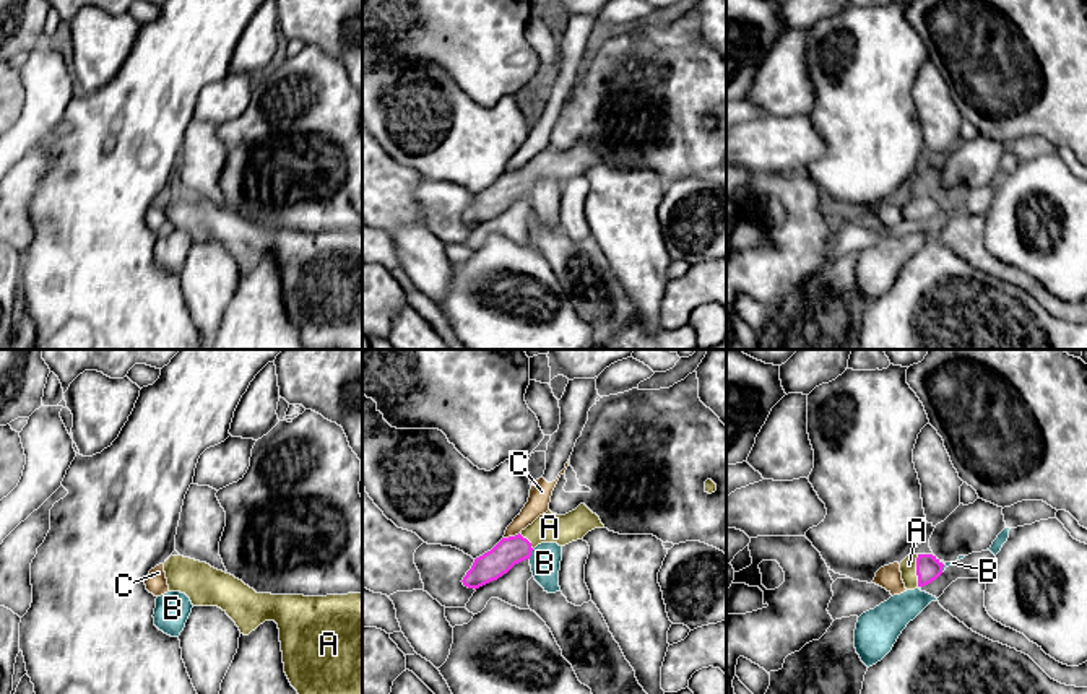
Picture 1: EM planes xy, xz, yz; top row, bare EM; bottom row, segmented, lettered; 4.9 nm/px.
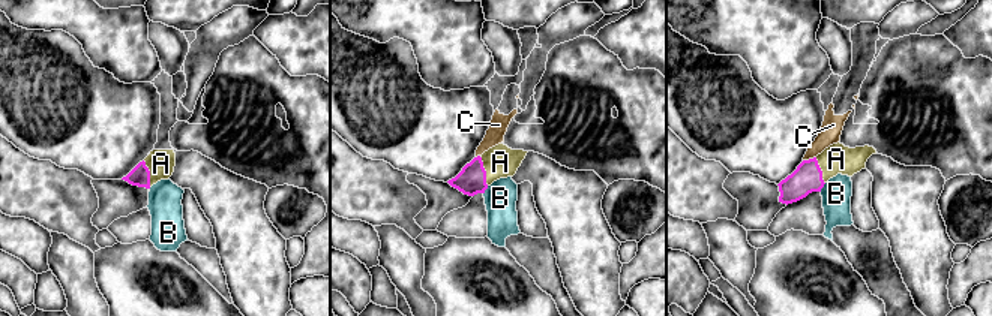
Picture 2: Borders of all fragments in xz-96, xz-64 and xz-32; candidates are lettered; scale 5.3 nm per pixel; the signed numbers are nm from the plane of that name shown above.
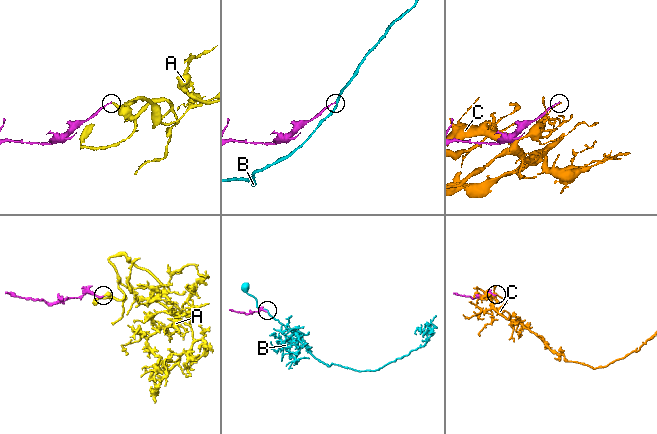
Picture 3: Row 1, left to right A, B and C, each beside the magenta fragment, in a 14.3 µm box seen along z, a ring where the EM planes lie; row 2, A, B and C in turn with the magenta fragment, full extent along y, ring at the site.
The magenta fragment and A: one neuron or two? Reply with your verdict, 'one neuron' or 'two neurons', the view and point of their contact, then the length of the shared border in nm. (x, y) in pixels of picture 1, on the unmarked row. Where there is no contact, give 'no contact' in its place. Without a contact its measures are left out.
one neuron; meets magenta in yz at (917, 207); contact 170 nm long

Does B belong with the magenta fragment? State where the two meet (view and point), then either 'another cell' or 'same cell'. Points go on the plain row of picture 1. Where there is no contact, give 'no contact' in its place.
meets magenta in xz at (530, 190); another cell

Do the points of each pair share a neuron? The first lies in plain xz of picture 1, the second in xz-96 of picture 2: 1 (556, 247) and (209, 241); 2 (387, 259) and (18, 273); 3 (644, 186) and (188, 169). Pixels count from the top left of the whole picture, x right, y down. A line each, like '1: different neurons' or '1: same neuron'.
1: different neurons
2: different neurons
3: same neuron

